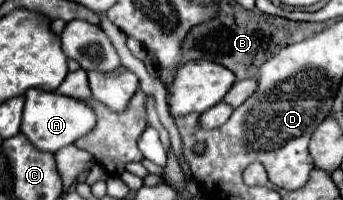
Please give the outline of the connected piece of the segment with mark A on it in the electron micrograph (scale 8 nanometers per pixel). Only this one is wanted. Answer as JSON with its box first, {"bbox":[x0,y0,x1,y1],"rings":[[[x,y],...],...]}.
{"bbox":[21,88,95,154],"rings":[[[31,88],[25,92],[21,132],[25,132],[25,136],[37,150],[55,154],[61,148],[65,148],[65,146],[73,144],[75,140],[79,140],[81,136],[85,136],[87,132],[91,132],[93,126],[95,126],[95,114],[85,102],[65,98],[55,92],[41,92],[37,88]]]}

